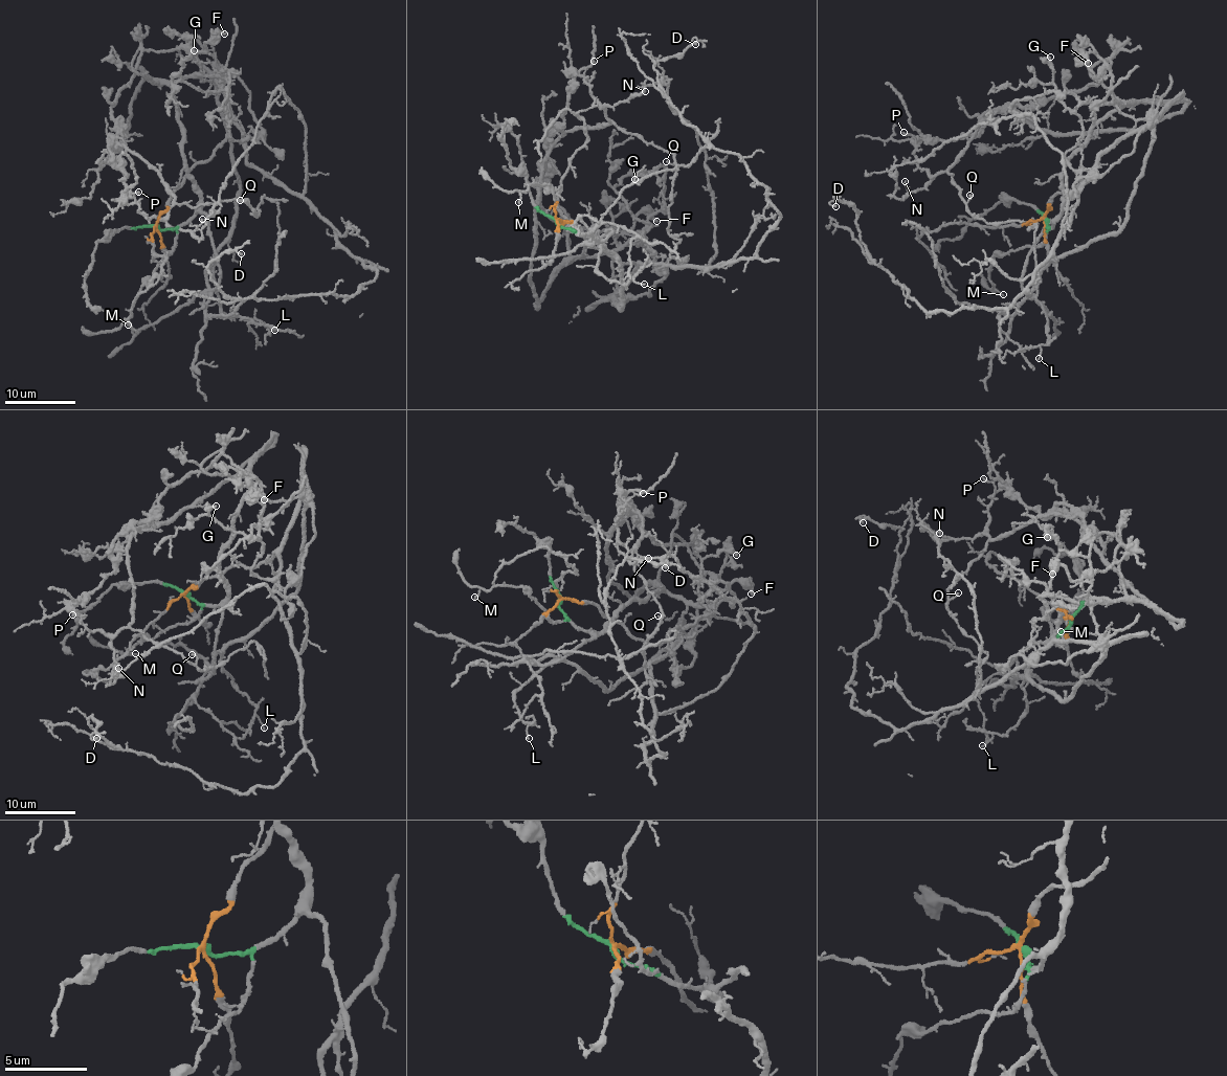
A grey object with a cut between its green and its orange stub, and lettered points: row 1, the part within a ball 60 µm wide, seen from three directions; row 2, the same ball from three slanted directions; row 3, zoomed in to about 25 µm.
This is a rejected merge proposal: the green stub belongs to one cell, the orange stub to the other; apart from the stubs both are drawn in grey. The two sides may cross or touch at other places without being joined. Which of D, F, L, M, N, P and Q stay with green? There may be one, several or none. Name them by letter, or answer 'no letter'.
F, M, N, P, Q

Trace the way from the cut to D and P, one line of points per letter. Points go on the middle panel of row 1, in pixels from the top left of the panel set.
D: (555, 220), (628, 263), (701, 269), (755, 254), (777, 208), (736, 154), (688, 126), (653, 64), (695, 45)
P: (555, 221), (601, 239), (594, 227), (570, 253), (567, 218), (541, 207), (538, 181), (567, 87), (593, 61)

